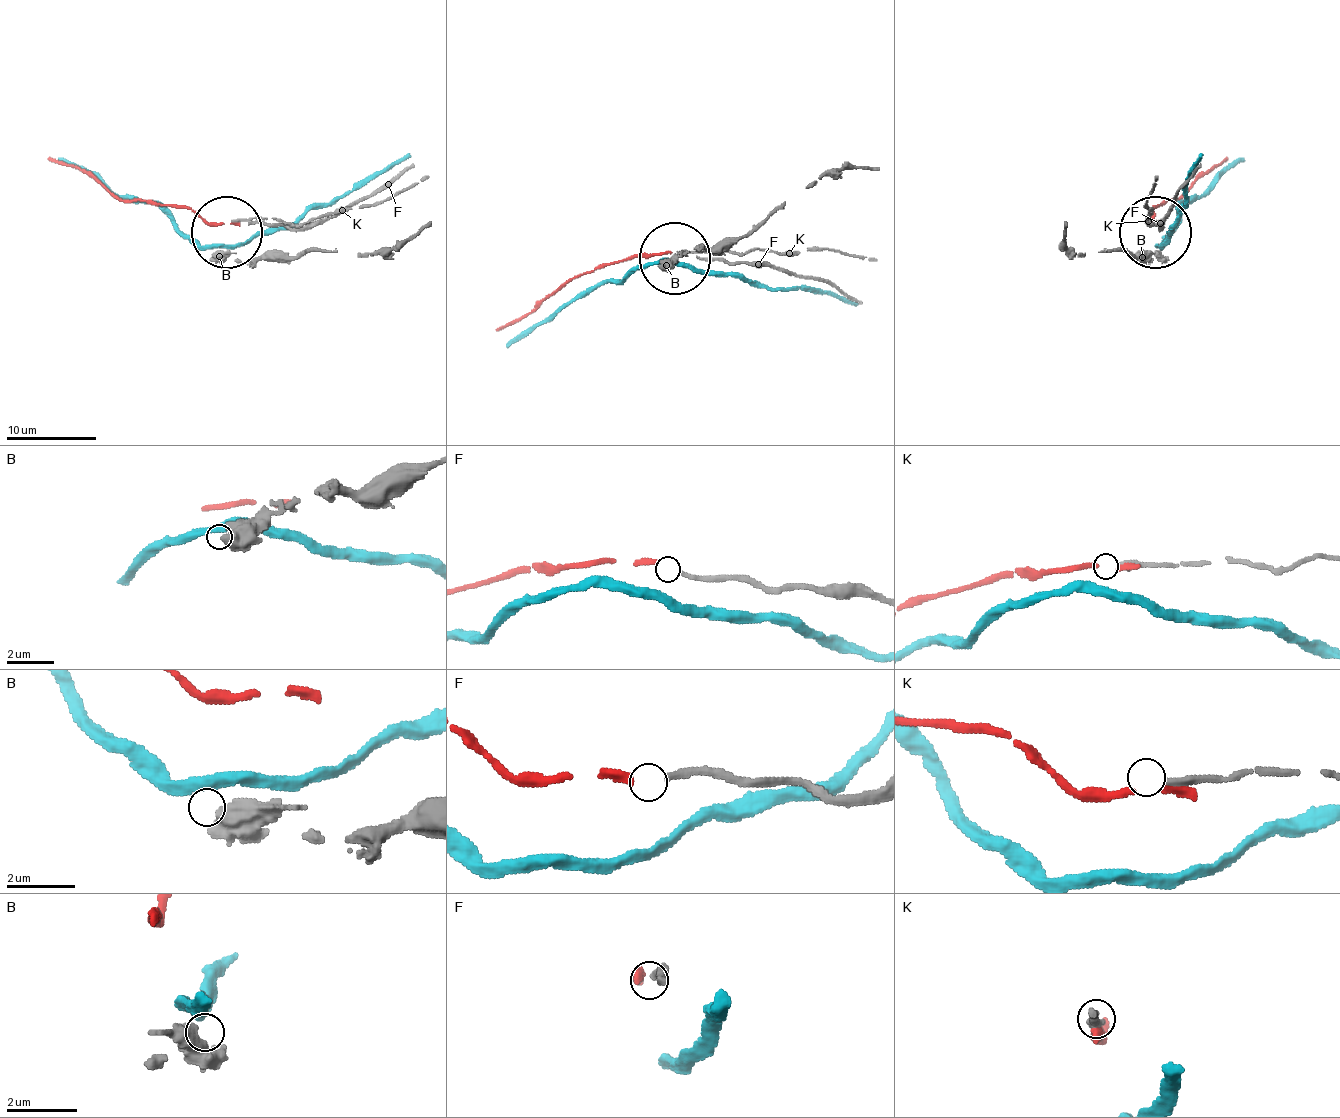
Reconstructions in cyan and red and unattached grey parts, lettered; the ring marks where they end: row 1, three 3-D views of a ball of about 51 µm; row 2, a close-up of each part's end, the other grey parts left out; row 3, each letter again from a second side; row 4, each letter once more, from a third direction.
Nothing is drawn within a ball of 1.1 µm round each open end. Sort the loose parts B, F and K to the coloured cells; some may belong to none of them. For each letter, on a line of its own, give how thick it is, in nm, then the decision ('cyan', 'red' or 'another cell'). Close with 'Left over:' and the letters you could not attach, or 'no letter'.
B: 550 nm | another cell
F: 190 nm | red
K: 240 nm | another cell
Left over: B, K

